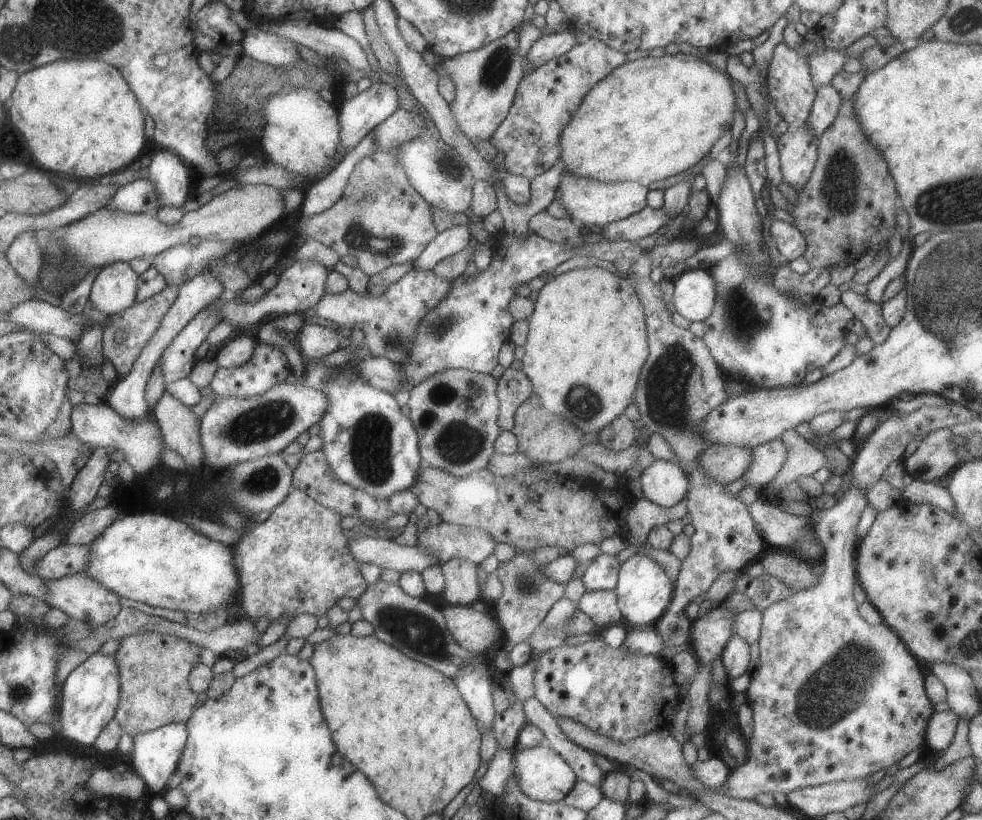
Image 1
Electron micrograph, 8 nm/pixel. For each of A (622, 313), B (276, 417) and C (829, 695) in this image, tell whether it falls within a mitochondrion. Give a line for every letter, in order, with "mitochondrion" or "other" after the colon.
A: other
B: mitochondrion
C: mitochondrion

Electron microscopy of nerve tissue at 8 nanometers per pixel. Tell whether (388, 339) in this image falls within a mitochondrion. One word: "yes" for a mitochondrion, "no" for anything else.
yes

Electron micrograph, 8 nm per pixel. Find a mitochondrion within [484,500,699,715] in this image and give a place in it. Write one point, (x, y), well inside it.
(527, 584)

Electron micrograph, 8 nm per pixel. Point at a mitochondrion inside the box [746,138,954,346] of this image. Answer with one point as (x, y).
(839, 194)

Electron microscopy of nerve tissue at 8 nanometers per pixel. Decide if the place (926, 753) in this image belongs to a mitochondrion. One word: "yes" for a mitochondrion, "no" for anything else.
no

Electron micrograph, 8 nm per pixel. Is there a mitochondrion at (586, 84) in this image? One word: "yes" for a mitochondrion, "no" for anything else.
no

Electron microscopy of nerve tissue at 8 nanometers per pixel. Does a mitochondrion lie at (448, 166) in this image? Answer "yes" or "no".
yes

